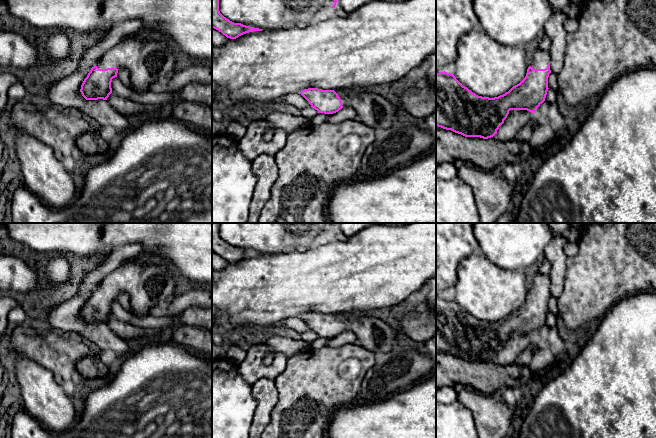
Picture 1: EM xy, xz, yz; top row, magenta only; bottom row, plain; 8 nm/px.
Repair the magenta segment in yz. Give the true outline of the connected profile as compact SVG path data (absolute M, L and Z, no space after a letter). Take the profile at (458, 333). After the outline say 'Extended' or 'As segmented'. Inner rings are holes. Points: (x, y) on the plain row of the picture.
M537 274L525 302L498 321L478 320L463 310L452 297L436 297L436 350L465 361L488 363L495 358L500 365L516 363L519 355L533 346L534 337L545 325L550 294L549 275Z. Extended

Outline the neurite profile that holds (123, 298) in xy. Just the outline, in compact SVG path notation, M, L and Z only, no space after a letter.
M122 292L118 294L117 301L122 305L122 307L130 312L130 297L129 294Z

